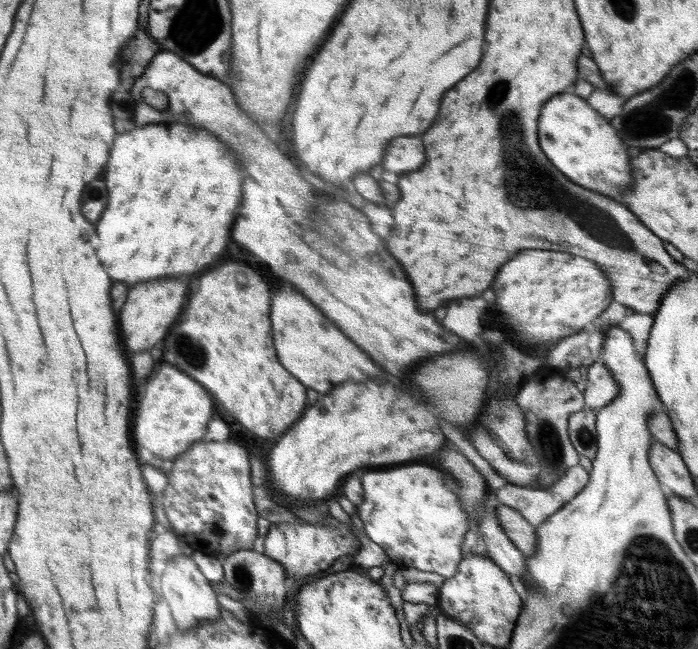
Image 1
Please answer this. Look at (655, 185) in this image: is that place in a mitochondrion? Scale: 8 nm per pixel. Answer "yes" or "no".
no

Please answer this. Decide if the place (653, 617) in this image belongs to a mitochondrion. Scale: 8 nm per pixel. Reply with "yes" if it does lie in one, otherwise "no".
yes

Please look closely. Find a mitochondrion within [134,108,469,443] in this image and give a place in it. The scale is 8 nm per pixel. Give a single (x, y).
(183, 339)

